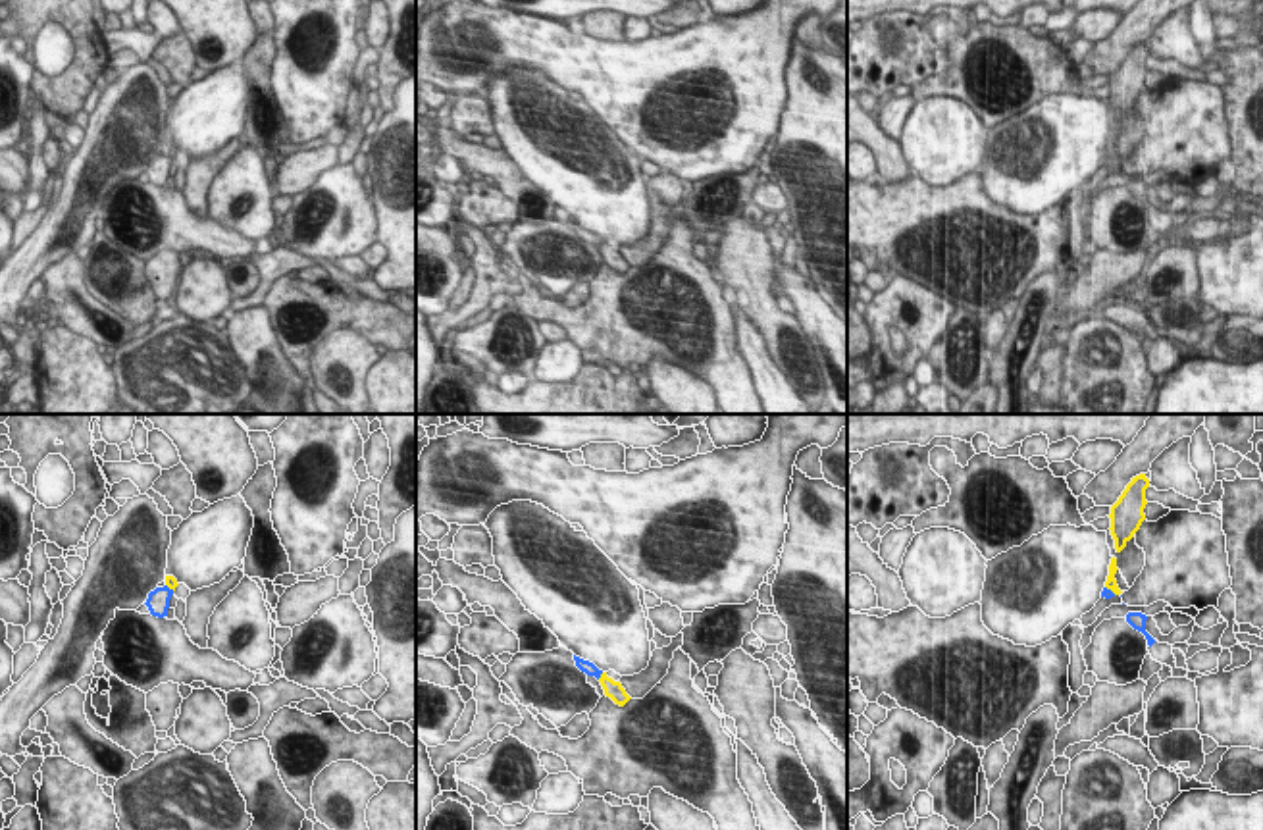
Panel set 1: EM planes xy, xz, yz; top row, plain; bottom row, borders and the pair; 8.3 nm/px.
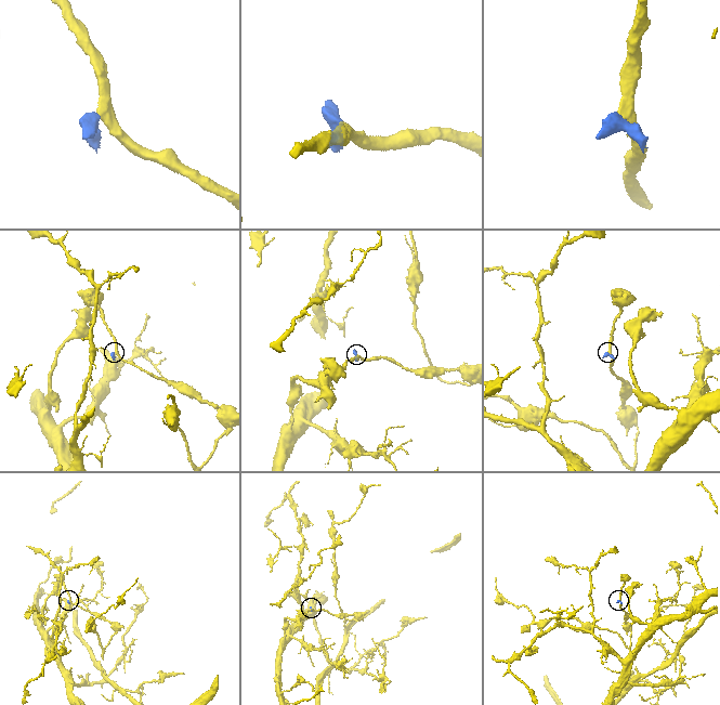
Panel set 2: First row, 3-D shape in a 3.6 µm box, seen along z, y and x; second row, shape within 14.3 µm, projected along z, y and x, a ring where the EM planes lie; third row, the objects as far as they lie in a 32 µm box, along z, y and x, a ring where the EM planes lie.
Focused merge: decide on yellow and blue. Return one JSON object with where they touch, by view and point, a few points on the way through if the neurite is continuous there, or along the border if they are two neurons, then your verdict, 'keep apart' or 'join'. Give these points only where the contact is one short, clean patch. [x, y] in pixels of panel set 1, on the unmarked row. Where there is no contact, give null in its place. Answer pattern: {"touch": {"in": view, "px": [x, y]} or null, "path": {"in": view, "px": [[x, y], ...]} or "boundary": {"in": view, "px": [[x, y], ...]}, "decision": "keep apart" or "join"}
{"touch": {"in": "xz", "px": [601, 245]}, "boundary": {"in": "xz", "px": [[603, 241], [597, 247]]}, "decision": "keep apart"}

